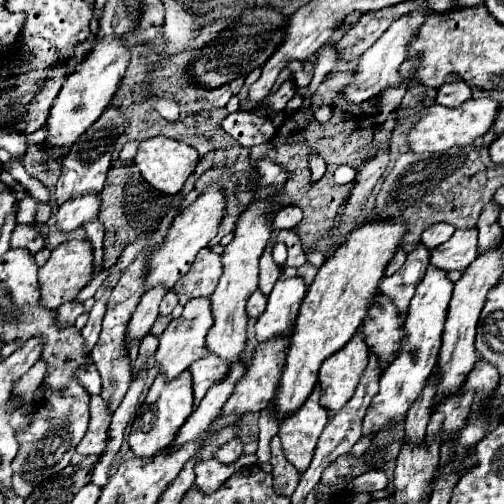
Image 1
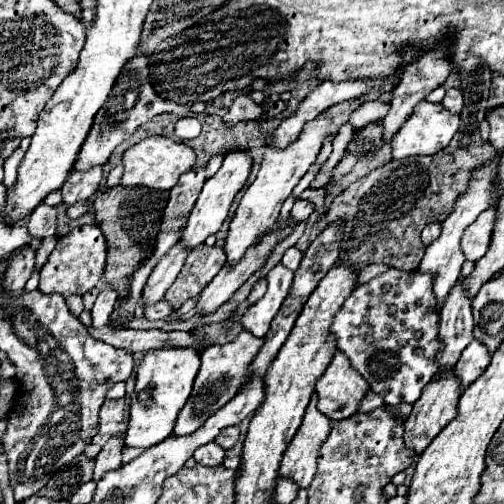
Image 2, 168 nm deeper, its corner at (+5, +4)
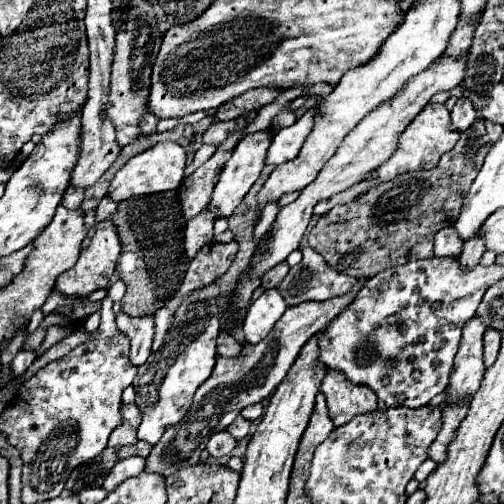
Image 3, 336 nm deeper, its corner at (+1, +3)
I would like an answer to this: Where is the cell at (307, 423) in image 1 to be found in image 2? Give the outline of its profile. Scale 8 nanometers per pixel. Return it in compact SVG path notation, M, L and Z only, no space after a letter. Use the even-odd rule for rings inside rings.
M313 395L303 415L301 427L297 429L297 435L291 439L289 449L285 449L279 473L283 477L293 477L301 489L309 487L317 469L321 443L327 439L329 431L331 421L317 409L317 395Z

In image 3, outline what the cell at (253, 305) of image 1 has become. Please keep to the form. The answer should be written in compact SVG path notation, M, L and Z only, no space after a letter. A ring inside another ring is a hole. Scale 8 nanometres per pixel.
M287 262L277 264L277 268L273 268L273 270L265 272L265 276L263 276L263 288L275 288L275 286L285 278L285 274L287 274L287 272L289 272Z

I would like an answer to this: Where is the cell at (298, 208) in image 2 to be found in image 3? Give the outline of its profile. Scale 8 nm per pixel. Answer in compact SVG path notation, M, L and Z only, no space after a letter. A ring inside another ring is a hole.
M427 104L425 106L425 112L419 112L415 116L415 120L405 128L405 132L399 136L399 144L397 144L397 150L393 152L393 156L381 164L377 170L369 172L369 176L363 180L363 182L357 182L353 188L347 188L345 192L339 192L327 200L321 200L317 202L315 206L315 214L327 214L333 206L337 204L347 204L349 200L355 200L357 196L363 196L373 184L379 182L389 182L393 180L395 176L399 174L405 174L405 172L413 172L413 170L429 170L429 168L435 168L439 158L449 152L459 140L459 132L453 132L449 130L449 110L443 106L443 104Z

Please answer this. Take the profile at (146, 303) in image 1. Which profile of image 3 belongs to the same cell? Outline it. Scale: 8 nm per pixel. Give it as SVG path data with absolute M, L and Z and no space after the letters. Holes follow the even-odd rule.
M207 206L203 212L199 212L193 220L187 220L185 228L185 260L193 260L193 256L213 238L213 224L217 216L213 212L213 206Z

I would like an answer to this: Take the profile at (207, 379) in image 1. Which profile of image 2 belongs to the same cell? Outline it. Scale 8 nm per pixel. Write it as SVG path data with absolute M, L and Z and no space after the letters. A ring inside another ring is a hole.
M241 331L241 335L235 341L225 343L225 345L211 345L211 347L201 351L201 369L199 369L199 373L195 377L195 385L193 385L191 397L187 399L185 407L179 413L177 425L173 429L173 435L189 435L189 431L199 429L211 413L215 413L229 399L235 397L235 393L245 383L247 367L255 359L255 355L257 355L261 345L263 345L261 339L257 339L249 331Z

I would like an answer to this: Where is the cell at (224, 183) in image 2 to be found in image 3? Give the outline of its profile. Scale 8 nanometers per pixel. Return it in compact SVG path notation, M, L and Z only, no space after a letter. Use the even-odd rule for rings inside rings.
M261 130L261 132L253 132L253 134L243 136L241 142L235 146L233 156L223 166L223 172L221 172L219 182L215 186L215 192L213 192L211 206L217 208L217 216L227 216L229 218L233 214L233 210L241 204L241 200L245 198L249 188L255 184L255 180L259 178L259 174L265 166L265 154L267 154L267 148L271 146L271 140L273 140L273 132L271 130Z

